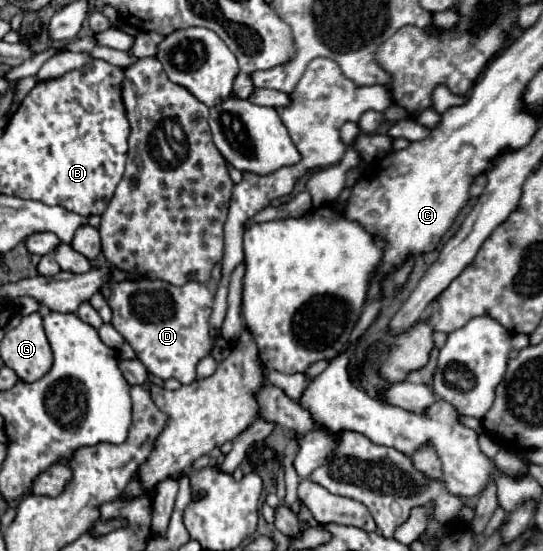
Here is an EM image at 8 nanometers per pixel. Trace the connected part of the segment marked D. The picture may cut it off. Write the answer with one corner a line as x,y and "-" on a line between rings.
133,280
133,284
105,284
101,292
113,310
113,328
133,346
149,374
161,380
175,378
181,384
191,384
197,378
197,362
211,352
209,316
213,292
207,284
173,286
163,280

